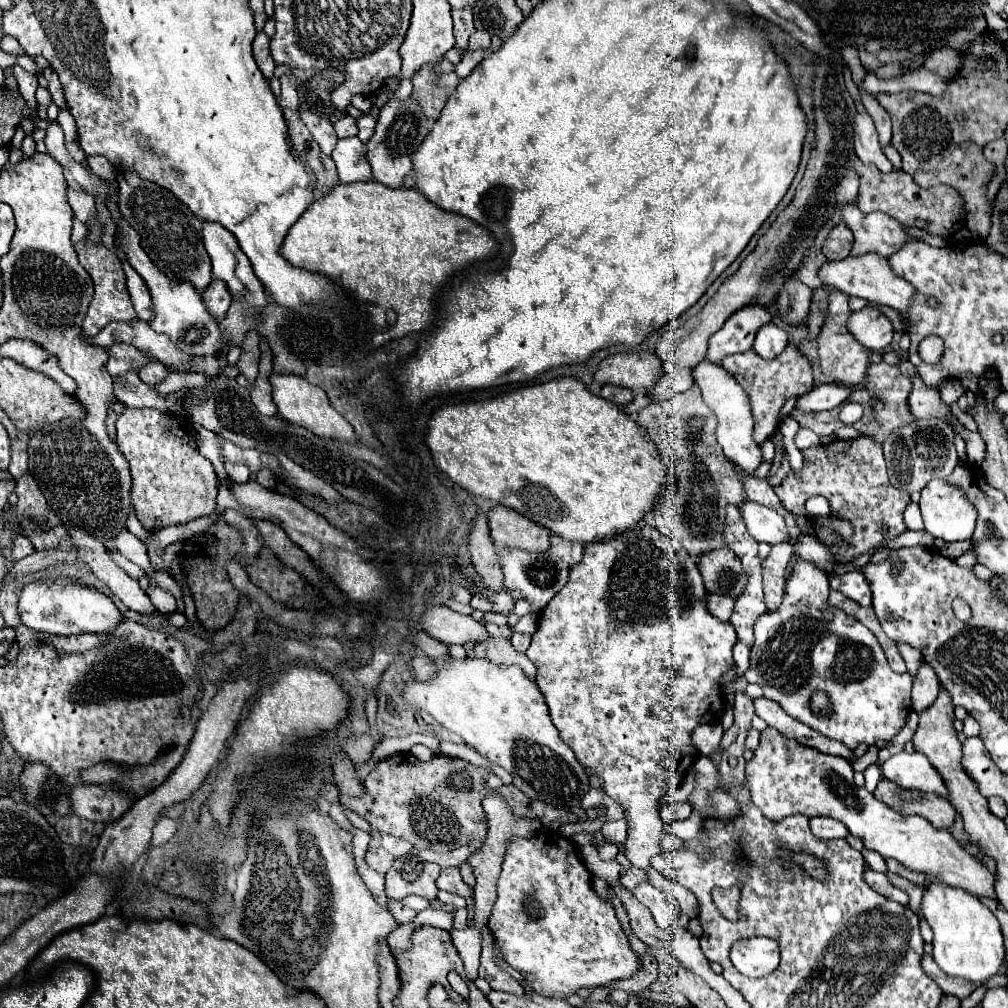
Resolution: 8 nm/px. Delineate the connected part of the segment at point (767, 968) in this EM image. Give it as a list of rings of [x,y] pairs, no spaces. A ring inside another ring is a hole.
[[[766,936],[740,938],[730,948],[730,960],[738,972],[750,978],[768,976],[778,968],[780,962],[778,942]]]

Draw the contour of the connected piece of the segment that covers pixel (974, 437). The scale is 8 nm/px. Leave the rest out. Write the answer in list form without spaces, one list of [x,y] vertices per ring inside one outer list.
[[[954,422],[952,424],[954,432],[960,432],[964,436],[964,442],[966,442],[966,452],[968,452],[968,460],[974,464],[974,466],[980,466],[982,460],[986,458],[986,446],[982,444],[982,438],[978,432],[970,432],[970,430],[964,430],[960,422]]]

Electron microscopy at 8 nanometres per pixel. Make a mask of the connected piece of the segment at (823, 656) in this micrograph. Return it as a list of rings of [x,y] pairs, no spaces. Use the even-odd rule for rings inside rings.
[[[796,562],[786,582],[786,596],[782,606],[776,612],[766,612],[754,624],[756,642],[750,650],[750,670],[744,678],[752,684],[762,686],[764,698],[778,702],[792,718],[808,724],[828,738],[844,742],[846,746],[850,746],[850,750],[854,750],[860,742],[888,742],[900,732],[910,712],[912,678],[910,674],[892,672],[876,636],[856,618],[844,614],[838,608],[832,608],[828,604],[828,594],[828,576],[822,570],[816,570],[816,566],[812,566],[810,562]],[[814,692],[824,692],[828,696],[828,702],[832,706],[828,716],[818,716],[812,710],[810,698]]]

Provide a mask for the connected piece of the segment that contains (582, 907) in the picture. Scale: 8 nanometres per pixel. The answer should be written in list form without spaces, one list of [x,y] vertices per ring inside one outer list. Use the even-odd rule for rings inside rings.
[[[542,830],[536,838],[512,838],[498,880],[498,900],[492,908],[490,932],[504,952],[506,962],[532,982],[532,990],[544,996],[566,998],[578,988],[596,988],[612,980],[630,978],[640,970],[640,958],[630,948],[614,908],[594,892],[592,874],[582,864],[574,844],[560,832]]]

